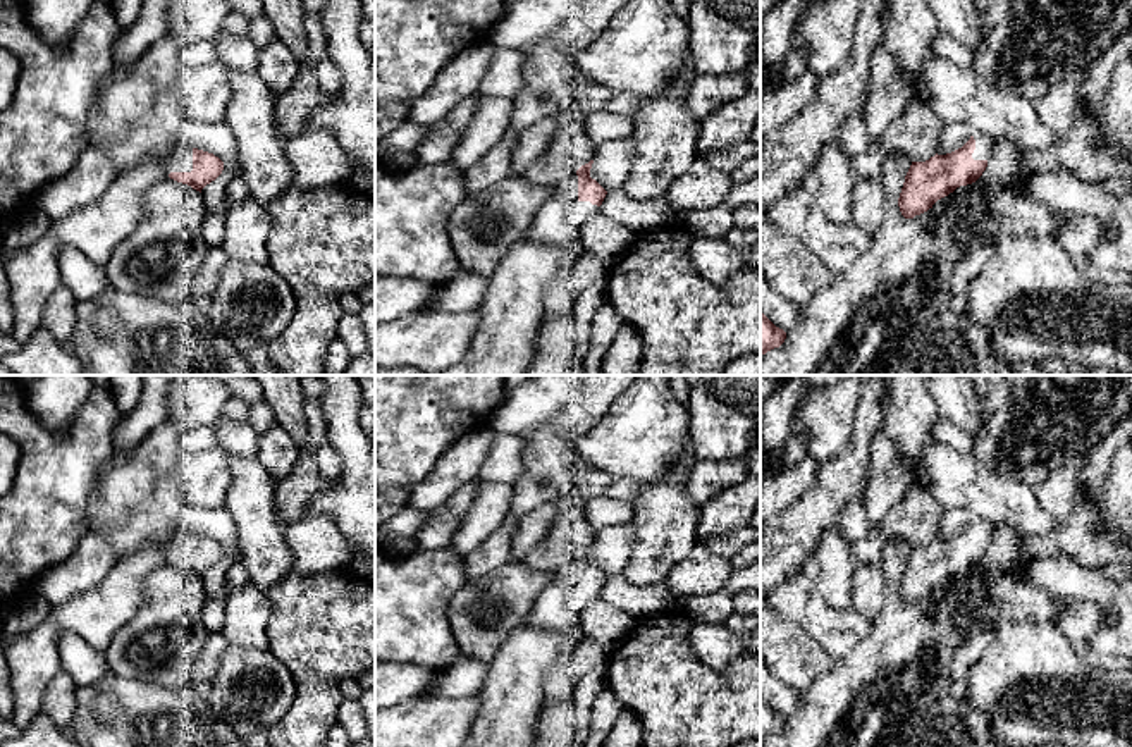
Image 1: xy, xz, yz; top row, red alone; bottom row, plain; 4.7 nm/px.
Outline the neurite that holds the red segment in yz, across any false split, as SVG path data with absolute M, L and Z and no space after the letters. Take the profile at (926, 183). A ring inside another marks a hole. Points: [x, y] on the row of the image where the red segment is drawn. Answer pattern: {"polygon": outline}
{"polygon": "M974 131L970 139L946 155L926 162L912 162L898 198L905 219L914 219L960 186L975 182L987 167L994 139Z"}

